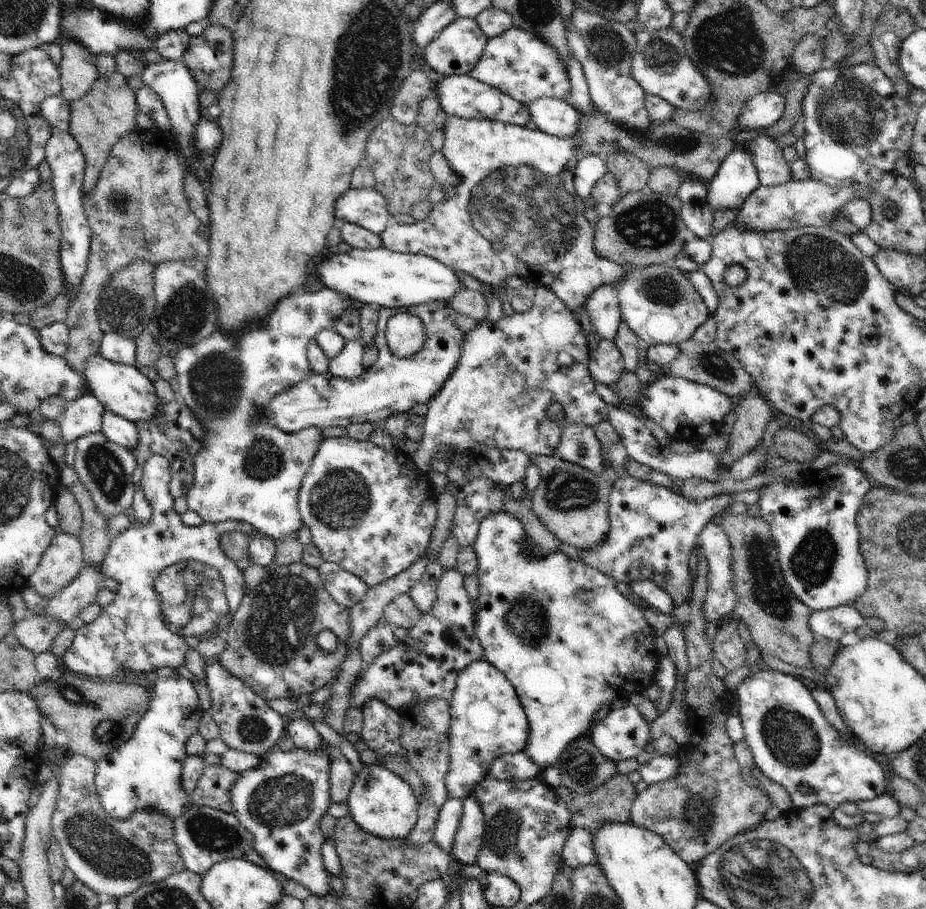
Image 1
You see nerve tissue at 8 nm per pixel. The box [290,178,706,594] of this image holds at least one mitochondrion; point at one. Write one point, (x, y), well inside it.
(341, 497)

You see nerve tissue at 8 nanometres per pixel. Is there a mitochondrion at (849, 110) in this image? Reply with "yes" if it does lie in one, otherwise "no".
yes

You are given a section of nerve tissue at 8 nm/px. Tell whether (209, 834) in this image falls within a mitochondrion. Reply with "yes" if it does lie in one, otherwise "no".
yes

